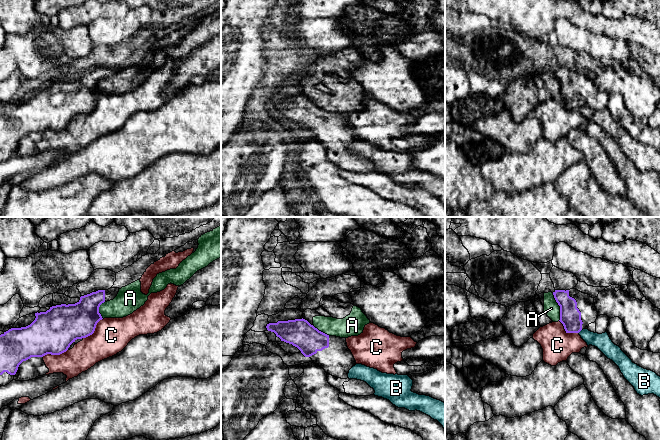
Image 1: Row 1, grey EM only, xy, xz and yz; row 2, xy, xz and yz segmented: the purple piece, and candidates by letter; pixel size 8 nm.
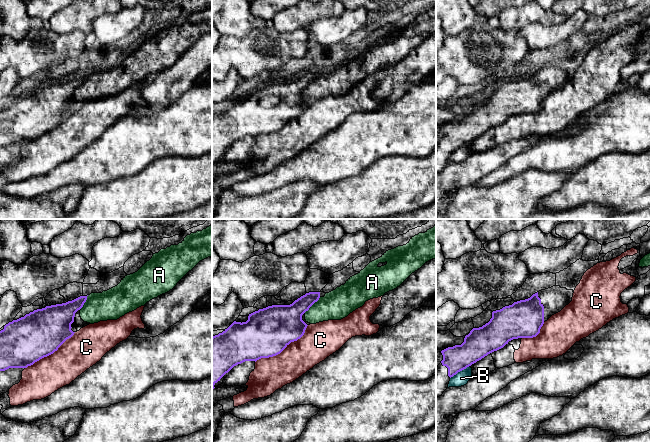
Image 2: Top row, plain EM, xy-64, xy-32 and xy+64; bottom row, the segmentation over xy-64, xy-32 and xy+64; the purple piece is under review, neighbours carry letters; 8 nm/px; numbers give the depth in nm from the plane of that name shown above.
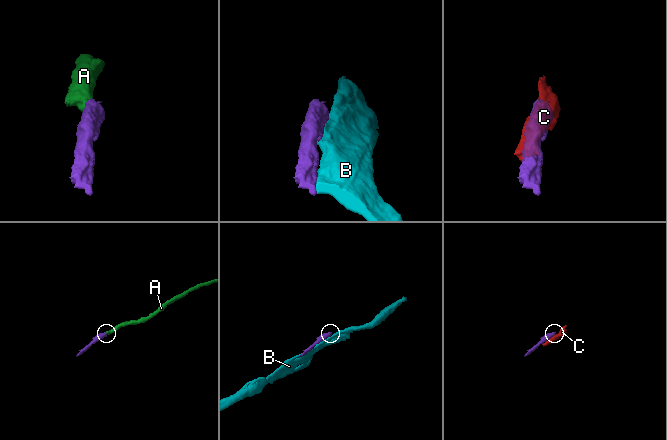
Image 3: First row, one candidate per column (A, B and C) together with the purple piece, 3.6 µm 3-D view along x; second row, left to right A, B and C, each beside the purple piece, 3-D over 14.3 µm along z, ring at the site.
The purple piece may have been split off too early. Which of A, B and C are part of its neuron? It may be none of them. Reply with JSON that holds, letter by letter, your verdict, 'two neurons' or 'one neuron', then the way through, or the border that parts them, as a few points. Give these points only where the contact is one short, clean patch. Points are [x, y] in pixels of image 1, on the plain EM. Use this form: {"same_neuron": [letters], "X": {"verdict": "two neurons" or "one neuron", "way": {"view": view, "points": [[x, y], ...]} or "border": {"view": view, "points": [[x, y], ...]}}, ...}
{"same_neuron": [], "A": {"verdict": "two neurons", "border": {"view": "yz", "points": [[552, 69], [559, 82], [559, 96]]}}, "B": {"verdict": "two neurons"}, "C": {"verdict": "two neurons"}}

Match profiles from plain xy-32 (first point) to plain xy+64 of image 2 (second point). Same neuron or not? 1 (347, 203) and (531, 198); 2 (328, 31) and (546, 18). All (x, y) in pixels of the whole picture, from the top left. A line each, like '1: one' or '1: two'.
1: two
2: two

